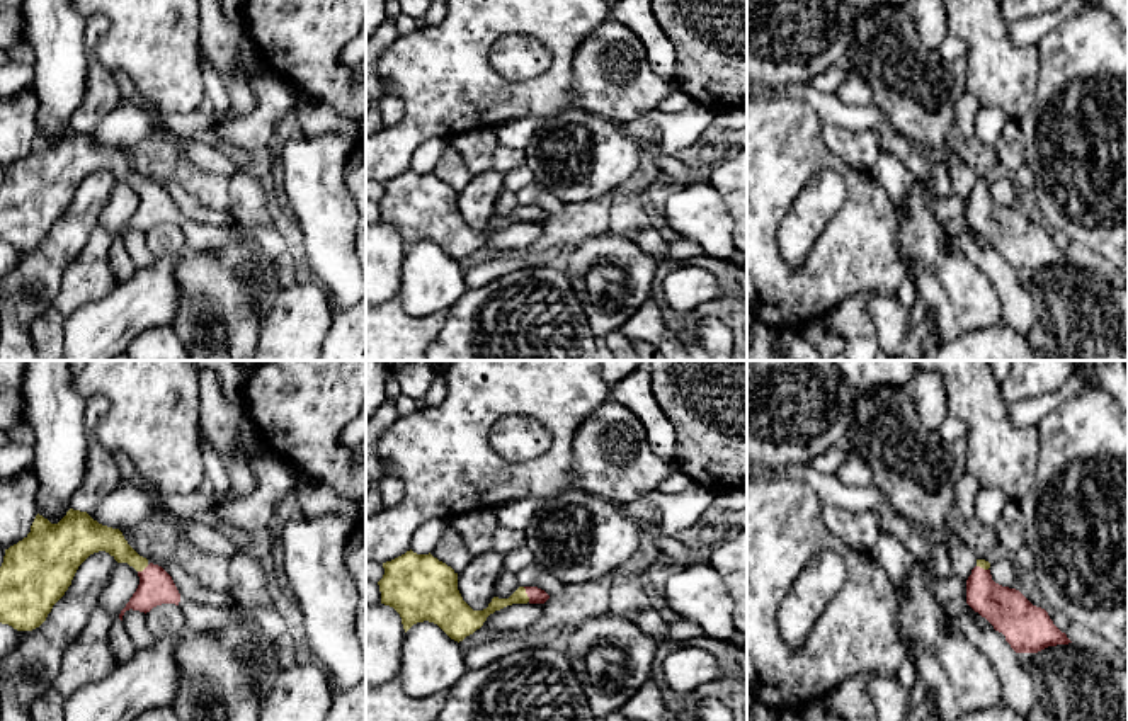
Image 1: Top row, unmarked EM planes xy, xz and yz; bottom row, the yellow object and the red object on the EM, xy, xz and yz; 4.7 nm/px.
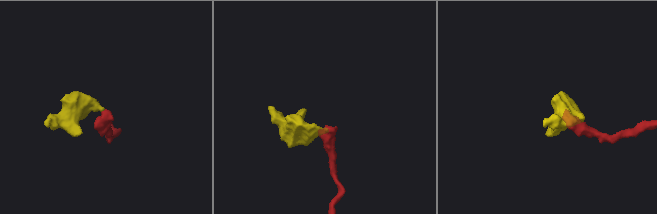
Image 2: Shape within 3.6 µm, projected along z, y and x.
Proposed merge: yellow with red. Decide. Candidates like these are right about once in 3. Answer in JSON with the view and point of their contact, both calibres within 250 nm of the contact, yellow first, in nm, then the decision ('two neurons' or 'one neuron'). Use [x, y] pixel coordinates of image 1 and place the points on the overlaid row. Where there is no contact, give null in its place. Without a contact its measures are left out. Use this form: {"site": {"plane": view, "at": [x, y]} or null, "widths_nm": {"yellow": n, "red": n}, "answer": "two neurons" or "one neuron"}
{"site": {"plane": "xz", "at": [526, 594]}, "widths_nm": {"yellow": 70, "red": 80}, "answer": "one neuron"}

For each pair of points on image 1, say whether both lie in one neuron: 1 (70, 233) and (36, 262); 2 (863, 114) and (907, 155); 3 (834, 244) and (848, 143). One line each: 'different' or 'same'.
1: same
2: same
3: different

